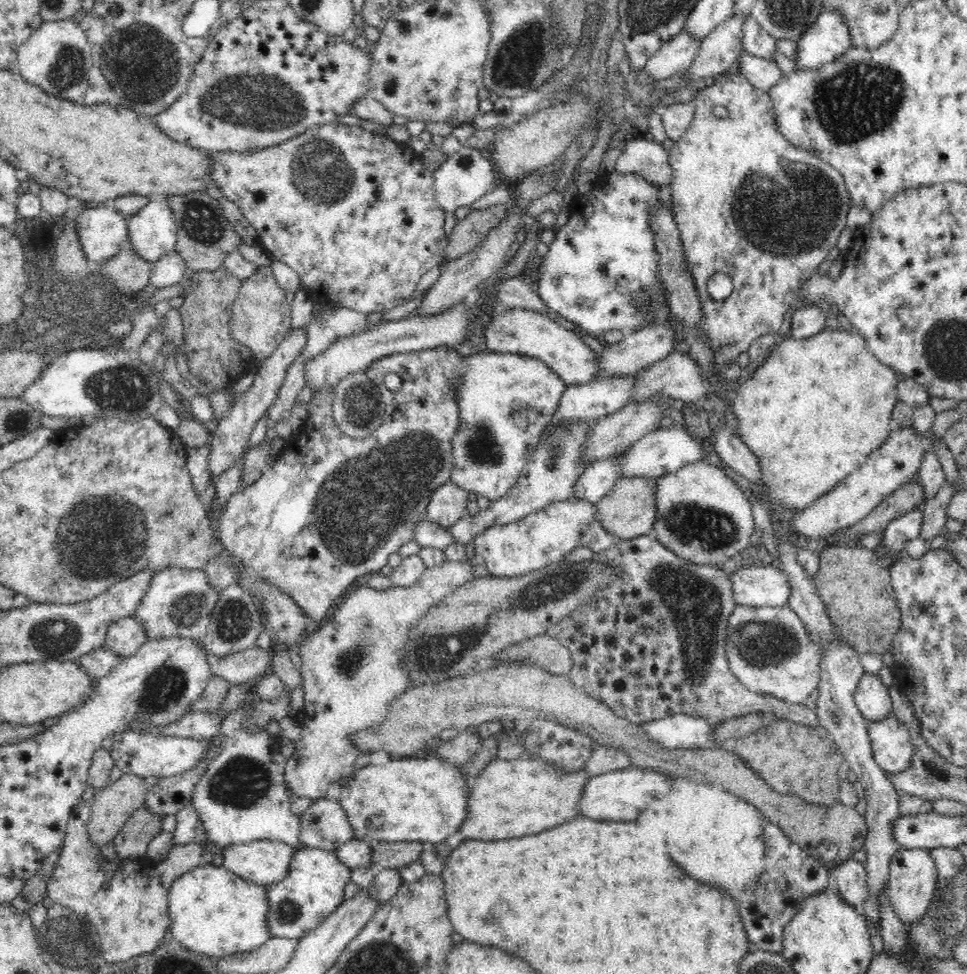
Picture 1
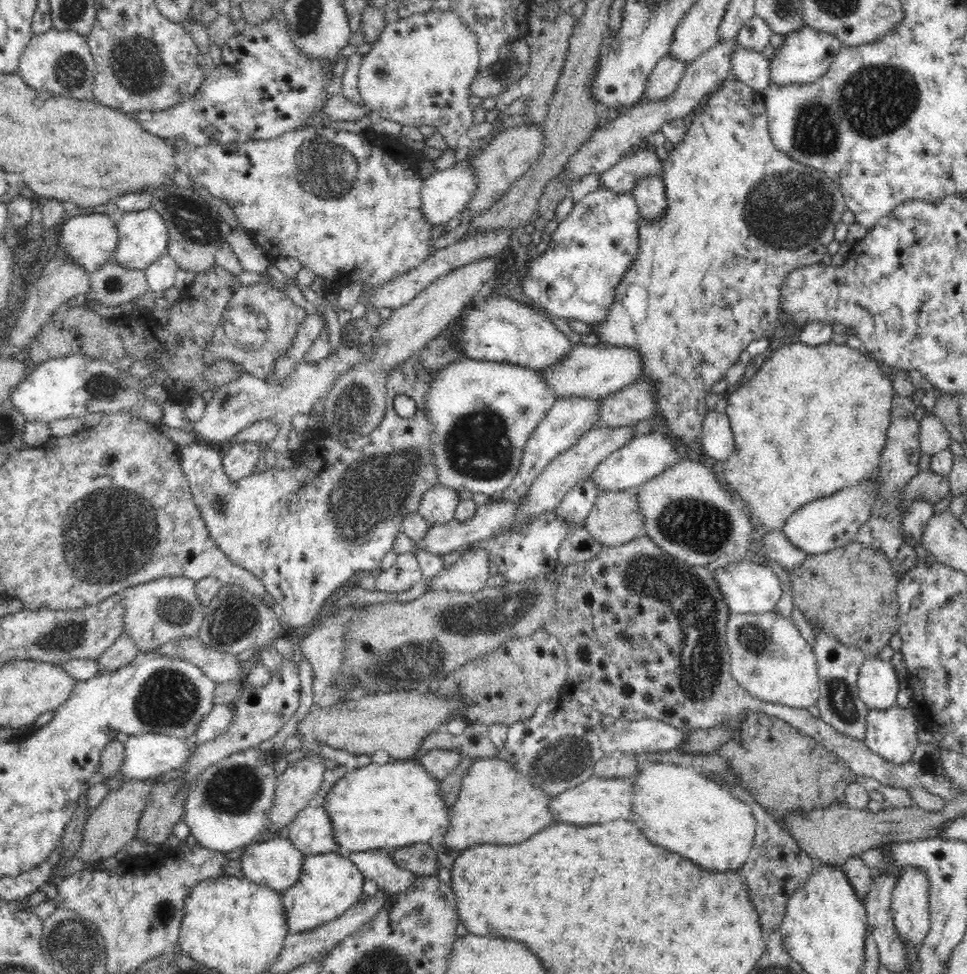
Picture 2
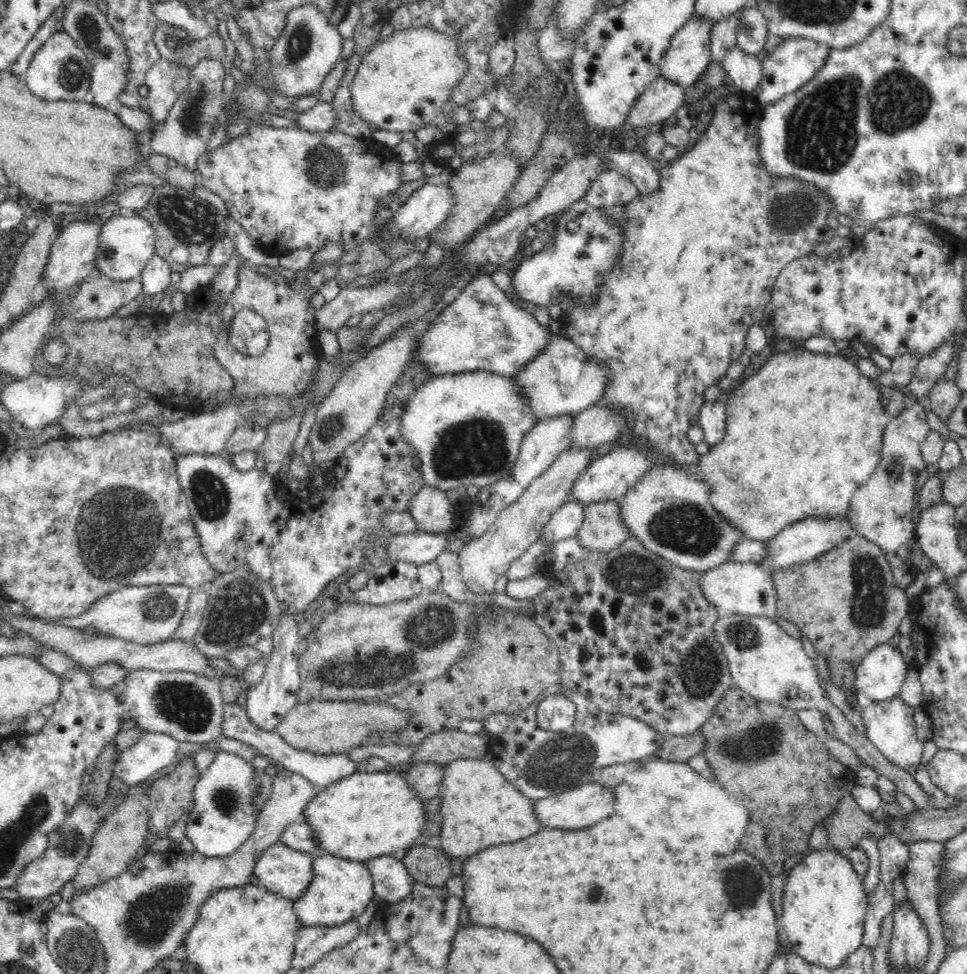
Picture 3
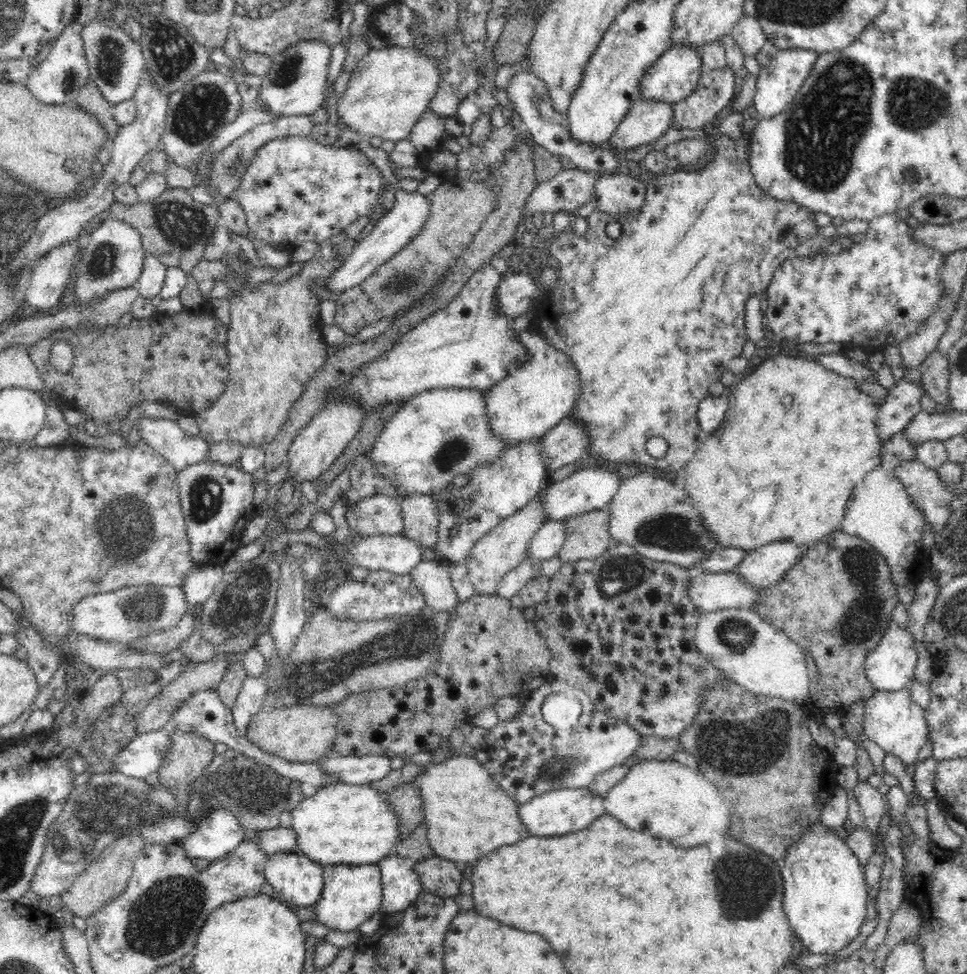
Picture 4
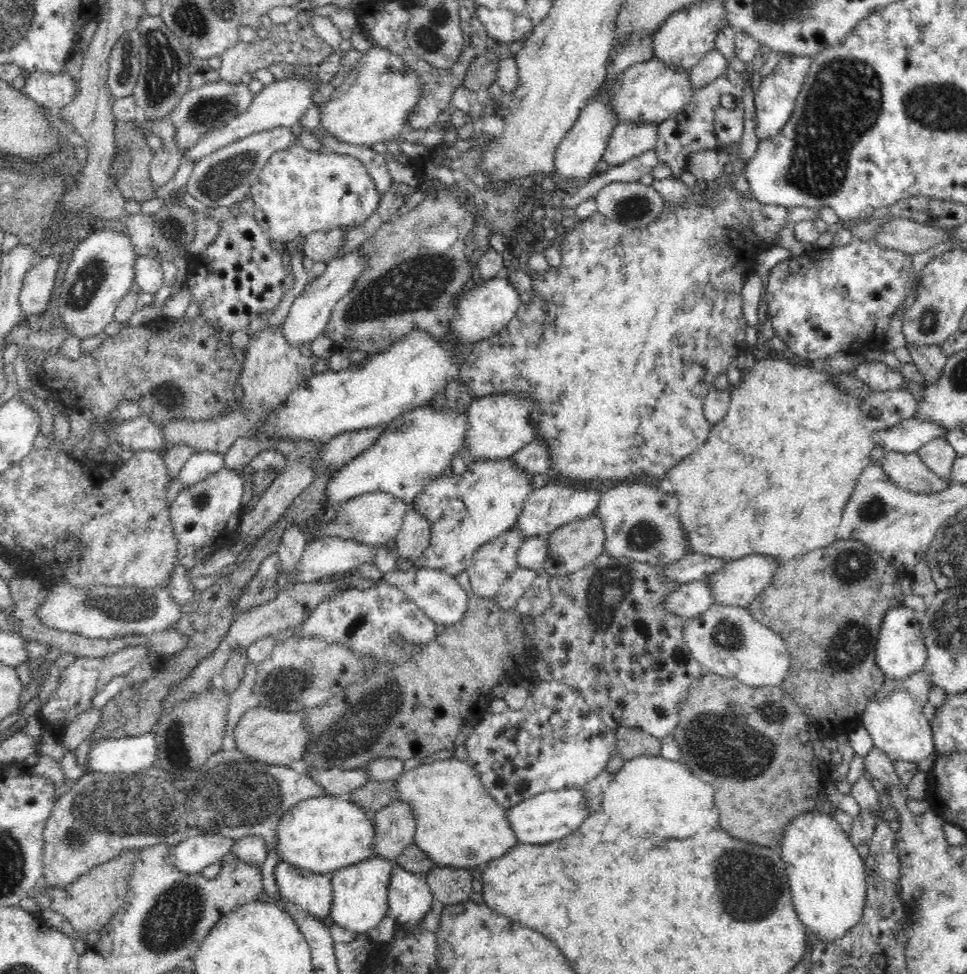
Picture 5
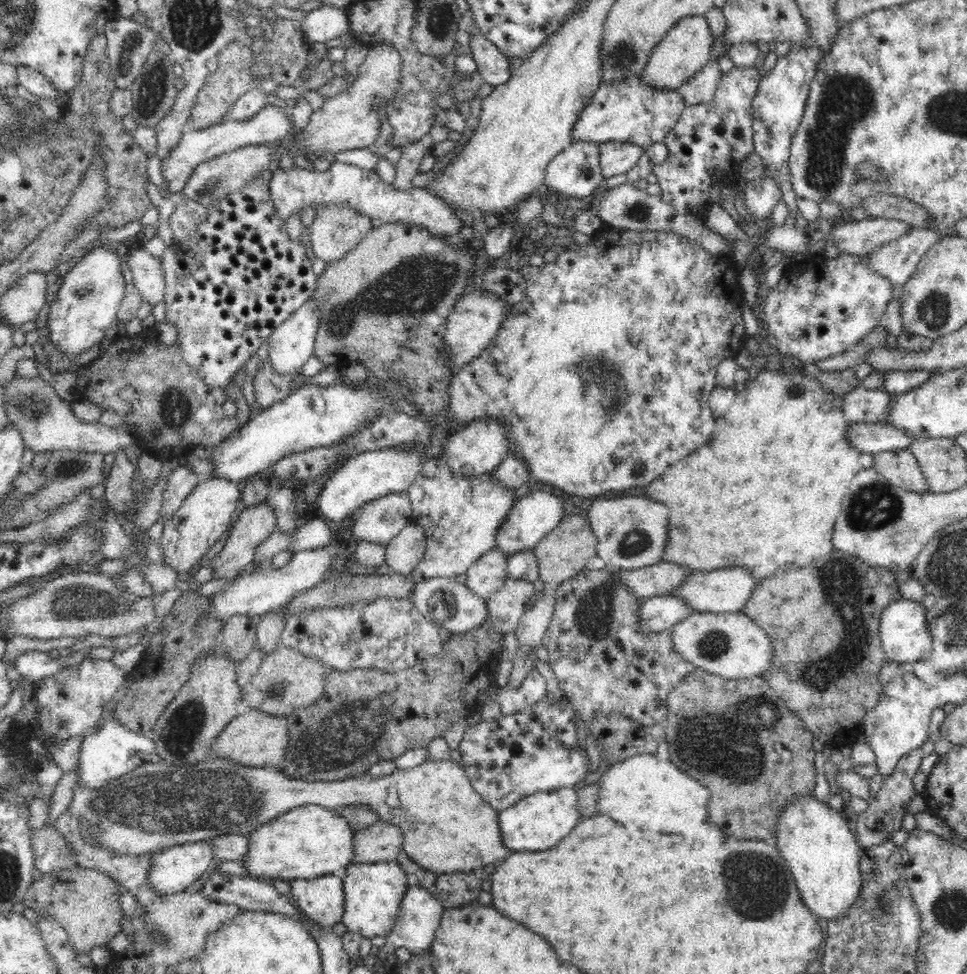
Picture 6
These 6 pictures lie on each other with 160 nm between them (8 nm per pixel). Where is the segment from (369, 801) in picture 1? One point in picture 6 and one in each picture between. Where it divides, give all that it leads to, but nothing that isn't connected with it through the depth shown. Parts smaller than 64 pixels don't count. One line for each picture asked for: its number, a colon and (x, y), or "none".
2: (397, 804)
3: (368, 814)
4: (342, 824)
5: (322, 834)
6: (309, 841)

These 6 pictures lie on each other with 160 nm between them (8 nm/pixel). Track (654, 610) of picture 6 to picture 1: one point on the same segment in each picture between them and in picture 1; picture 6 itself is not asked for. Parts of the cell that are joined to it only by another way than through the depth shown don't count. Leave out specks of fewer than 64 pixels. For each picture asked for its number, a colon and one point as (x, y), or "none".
1: (754, 585)
2: (749, 587)
3: (747, 588)
4: (710, 591)
5: (689, 600)

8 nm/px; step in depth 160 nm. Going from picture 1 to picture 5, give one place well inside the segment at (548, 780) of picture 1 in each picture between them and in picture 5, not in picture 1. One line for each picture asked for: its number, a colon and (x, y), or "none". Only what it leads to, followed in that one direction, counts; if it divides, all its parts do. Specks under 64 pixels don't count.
2: (497, 804)
3: (480, 807)
4: (468, 814)
5: (458, 823)

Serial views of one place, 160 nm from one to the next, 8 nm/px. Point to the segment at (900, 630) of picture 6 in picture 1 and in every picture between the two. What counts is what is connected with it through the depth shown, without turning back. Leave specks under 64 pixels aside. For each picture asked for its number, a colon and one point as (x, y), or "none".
1: (871, 695)
2: (878, 682)
3: (879, 676)
4: (890, 666)
5: (900, 652)

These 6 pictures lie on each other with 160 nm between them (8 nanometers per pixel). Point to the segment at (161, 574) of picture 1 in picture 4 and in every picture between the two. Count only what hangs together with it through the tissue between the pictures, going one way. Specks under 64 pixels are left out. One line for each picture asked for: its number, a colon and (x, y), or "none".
2: (165, 609)
3: (150, 614)
4: (124, 615)

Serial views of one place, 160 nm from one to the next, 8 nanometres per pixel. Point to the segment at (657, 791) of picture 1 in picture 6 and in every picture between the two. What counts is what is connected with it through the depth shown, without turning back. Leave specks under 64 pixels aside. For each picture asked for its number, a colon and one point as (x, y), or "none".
2: (596, 800)
3: (585, 805)
4: (557, 812)
5: (547, 816)
6: (538, 822)

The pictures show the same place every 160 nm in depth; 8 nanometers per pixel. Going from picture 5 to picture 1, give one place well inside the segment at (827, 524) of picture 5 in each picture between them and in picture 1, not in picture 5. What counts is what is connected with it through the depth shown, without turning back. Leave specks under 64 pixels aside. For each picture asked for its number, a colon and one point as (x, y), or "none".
1: (818, 406)
2: (814, 419)
3: (789, 453)
4: (763, 476)

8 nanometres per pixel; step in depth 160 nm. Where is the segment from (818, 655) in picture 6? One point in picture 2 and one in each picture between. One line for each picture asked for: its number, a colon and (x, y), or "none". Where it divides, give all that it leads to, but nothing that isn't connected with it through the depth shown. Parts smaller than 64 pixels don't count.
2: (850, 592)
3: (846, 601)
4: (836, 602)
5: (831, 634)

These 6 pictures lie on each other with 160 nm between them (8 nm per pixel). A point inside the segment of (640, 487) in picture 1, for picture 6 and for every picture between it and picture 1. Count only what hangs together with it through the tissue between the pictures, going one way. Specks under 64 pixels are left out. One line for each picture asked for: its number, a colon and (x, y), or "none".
2: (615, 519)
3: (603, 529)
4: (587, 535)
5: (575, 545)
6: (564, 552)

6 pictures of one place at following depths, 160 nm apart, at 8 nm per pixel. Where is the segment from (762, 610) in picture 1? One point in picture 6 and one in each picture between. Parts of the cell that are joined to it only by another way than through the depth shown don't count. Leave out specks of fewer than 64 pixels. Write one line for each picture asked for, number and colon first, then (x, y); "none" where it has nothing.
2: (769, 657)
3: (766, 662)
4: (749, 651)
5: (727, 640)
6: (730, 645)

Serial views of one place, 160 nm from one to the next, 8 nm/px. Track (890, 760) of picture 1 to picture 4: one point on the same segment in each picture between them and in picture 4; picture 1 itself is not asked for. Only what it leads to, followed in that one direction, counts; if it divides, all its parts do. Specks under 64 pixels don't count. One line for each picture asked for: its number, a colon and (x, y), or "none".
2: (892, 734)
3: (889, 725)
4: (893, 720)

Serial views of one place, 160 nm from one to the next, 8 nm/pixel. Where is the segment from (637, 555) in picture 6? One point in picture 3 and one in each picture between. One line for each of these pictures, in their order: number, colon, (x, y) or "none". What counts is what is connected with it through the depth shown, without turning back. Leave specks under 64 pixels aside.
3: (669, 511)
4: (650, 513)
5: (640, 522)

